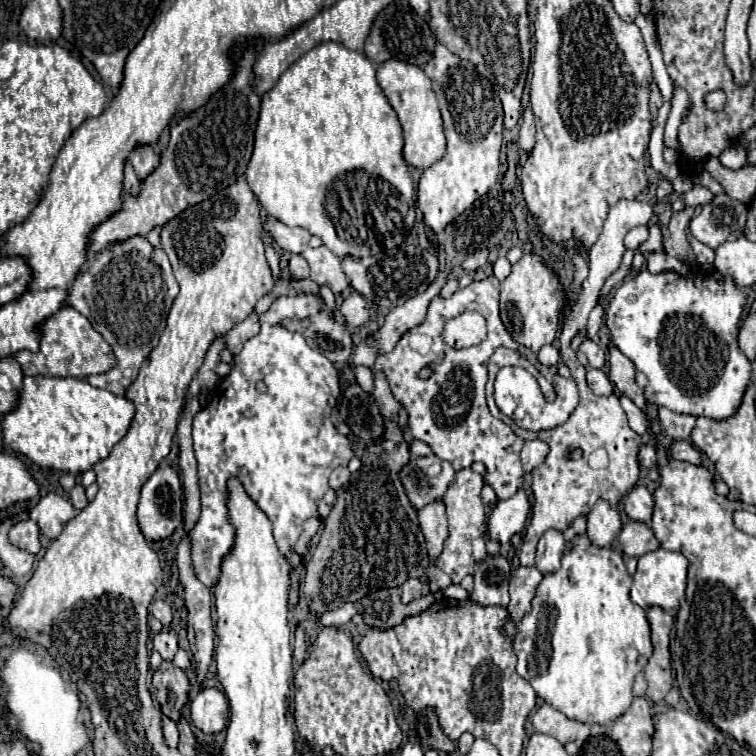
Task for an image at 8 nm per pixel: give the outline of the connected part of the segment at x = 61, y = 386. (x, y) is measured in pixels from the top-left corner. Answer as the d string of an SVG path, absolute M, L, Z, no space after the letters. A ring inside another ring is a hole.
M25 377L17 409L1 419L3 441L39 467L79 475L111 453L113 445L125 437L133 415L135 407L127 397L97 389L85 379Z

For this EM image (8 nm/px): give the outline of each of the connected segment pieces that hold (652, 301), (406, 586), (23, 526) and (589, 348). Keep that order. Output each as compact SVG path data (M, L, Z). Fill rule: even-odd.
M643 267L639 273L627 277L615 291L615 297L607 307L607 327L611 331L613 345L617 345L619 351L633 361L637 371L647 375L649 383L645 387L645 399L649 403L683 415L723 421L739 409L751 377L749 359L737 345L739 319L745 305L747 297L731 277L725 277L719 283L713 275L701 271L689 279L675 271L653 275Z
M407 579L401 585L401 601L403 603L419 599L421 595L427 595L427 593L429 593L429 585L425 581L421 581L421 579Z
M21 521L17 525L13 525L13 529L9 531L9 541L23 549L29 551L33 555L37 555L41 551L41 543L39 543L39 527L35 521Z
M589 337L583 339L583 343L579 345L579 351L589 359L589 365L591 365L591 367L603 369L603 365L605 365L605 353L603 353L603 349L601 349L597 343L593 343Z

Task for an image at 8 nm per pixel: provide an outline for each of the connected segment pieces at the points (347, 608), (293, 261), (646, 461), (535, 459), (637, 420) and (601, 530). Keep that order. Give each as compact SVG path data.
M347 603L347 605L343 605L343 607L335 609L335 611L325 613L323 617L319 617L319 621L323 625L345 625L345 623L351 621L353 615L355 615L355 605L353 603Z
M291 255L289 257L289 273L293 279L305 279L309 277L309 267L307 267L307 261L299 255Z
M641 445L639 453L637 453L637 461L639 461L641 467L653 467L655 461L657 461L655 447L653 445Z
M535 439L535 441L525 441L525 445L523 445L523 449L521 449L523 469L525 469L527 473L531 473L531 469L539 467L539 465L545 461L547 453L549 453L549 445L547 445L547 443L543 443L543 441L539 441L539 439Z
M619 395L619 401L621 401L623 411L625 411L627 417L629 417L629 425L631 425L631 429L633 429L635 433L639 433L639 435L647 433L647 419L645 419L643 411L641 411L641 409L639 409L627 395Z
M597 501L597 505L587 515L587 537L593 545L607 547L613 543L615 535L621 531L619 511L607 501Z

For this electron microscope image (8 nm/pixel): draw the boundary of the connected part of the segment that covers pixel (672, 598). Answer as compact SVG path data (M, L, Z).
M657 549L651 553L645 553L639 559L637 573L633 575L633 583L630 589L630 598L633 603L639 605L645 611L652 606L675 611L685 597L685 579L687 579L687 567L689 561L675 551Z

